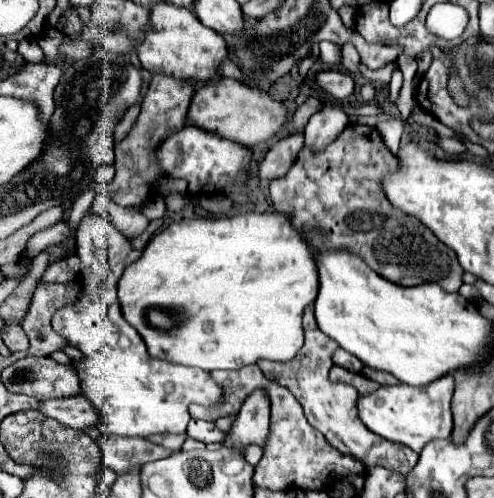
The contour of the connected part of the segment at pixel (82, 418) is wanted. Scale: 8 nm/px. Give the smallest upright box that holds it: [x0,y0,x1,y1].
[41,397,99,429]

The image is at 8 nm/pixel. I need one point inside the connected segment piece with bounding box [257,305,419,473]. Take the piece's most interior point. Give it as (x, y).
(331, 408)

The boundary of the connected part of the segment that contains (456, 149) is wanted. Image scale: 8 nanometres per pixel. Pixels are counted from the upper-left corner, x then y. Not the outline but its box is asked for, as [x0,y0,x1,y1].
[439,137,467,155]

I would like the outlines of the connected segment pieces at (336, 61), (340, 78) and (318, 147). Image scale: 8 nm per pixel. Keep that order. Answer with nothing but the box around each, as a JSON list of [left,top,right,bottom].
[[319,41,341,65],[315,71,355,99],[305,105,349,151]]

